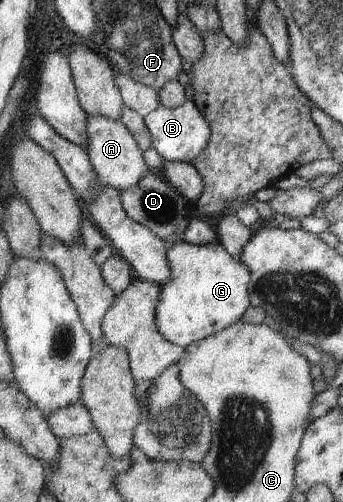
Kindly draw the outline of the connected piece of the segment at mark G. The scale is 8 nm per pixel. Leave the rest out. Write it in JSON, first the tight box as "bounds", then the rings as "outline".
{"bounds":[156,239,250,349],"outline":[[[184,239],[167,247],[169,281],[161,286],[156,312],[160,334],[181,349],[238,322],[250,306],[250,271],[219,243],[193,245]]]}

